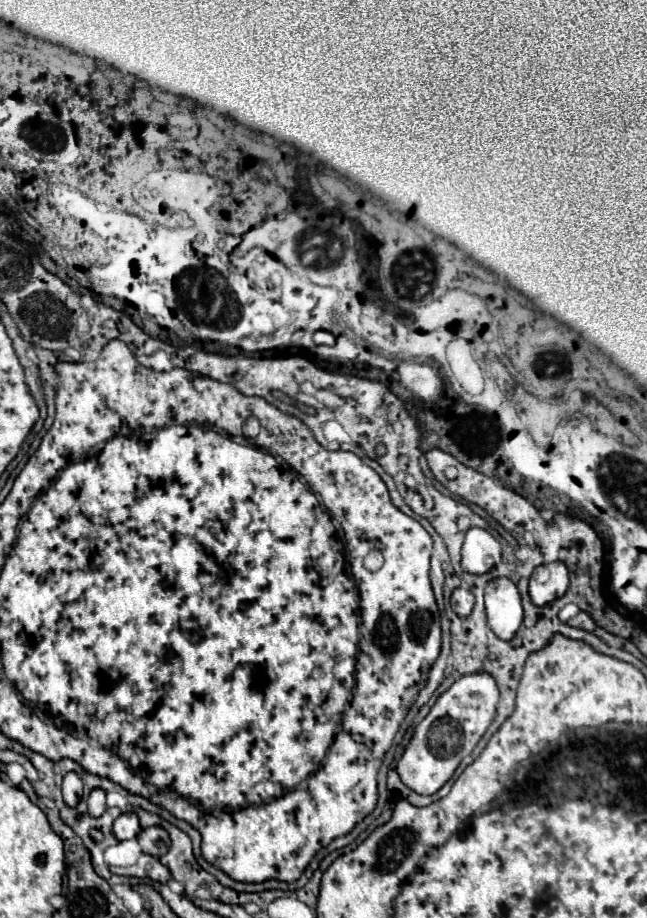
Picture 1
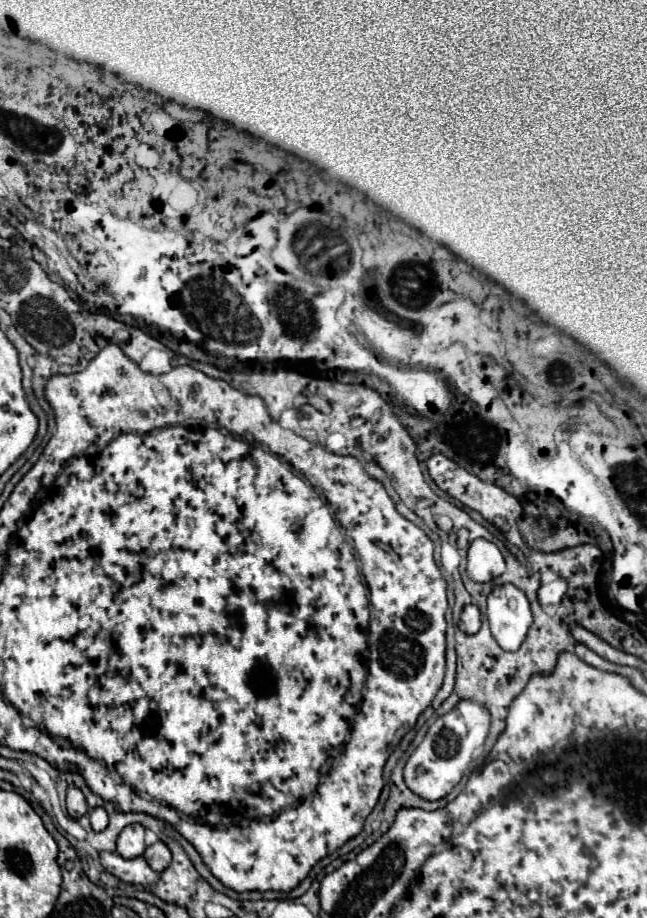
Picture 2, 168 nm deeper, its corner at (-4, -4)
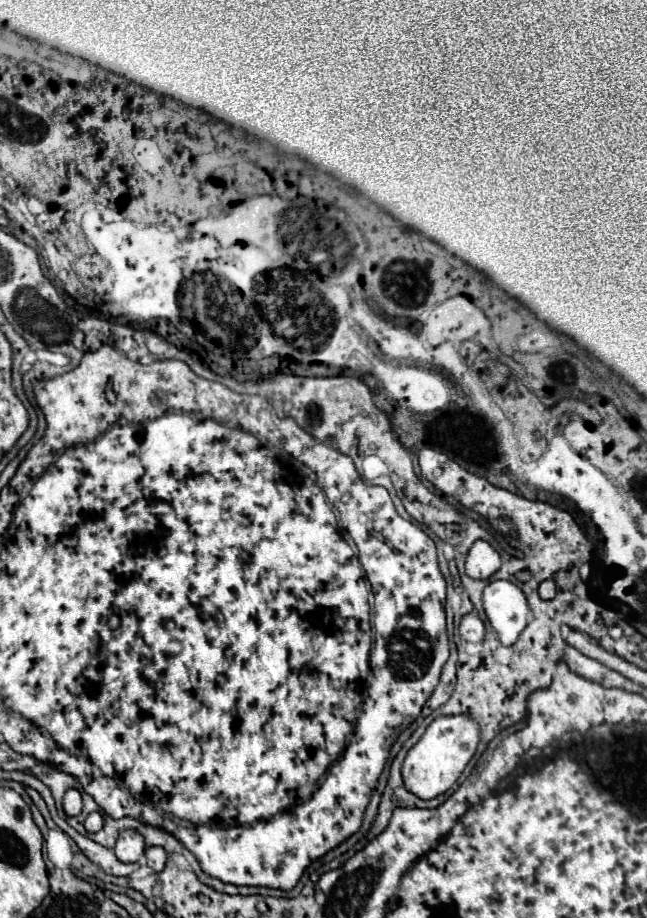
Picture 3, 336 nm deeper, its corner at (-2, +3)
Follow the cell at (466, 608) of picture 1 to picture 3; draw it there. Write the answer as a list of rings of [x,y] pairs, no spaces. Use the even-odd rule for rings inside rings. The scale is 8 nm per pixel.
[[[474,611],[462,617],[460,637],[462,637],[464,641],[470,641],[470,643],[480,643],[480,641],[484,641],[484,623],[480,621],[480,617],[478,617]]]

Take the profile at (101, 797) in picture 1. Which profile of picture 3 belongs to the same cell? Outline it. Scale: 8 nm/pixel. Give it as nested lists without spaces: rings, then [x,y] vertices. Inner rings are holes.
[[[90,813],[88,817],[86,817],[86,821],[84,821],[84,827],[86,827],[86,831],[88,833],[98,833],[100,829],[102,829],[102,815],[100,813]]]

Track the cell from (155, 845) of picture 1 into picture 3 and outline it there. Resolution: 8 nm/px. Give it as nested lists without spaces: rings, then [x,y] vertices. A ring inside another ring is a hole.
[[[148,847],[146,849],[146,859],[148,859],[148,867],[154,871],[154,873],[160,873],[166,865],[166,859],[168,859],[168,853],[162,849],[162,847]]]

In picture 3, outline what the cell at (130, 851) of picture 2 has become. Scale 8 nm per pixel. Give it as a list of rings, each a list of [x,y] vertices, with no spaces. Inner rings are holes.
[[[126,829],[126,831],[122,831],[120,837],[118,837],[116,847],[114,847],[114,853],[116,853],[116,857],[120,857],[120,861],[124,861],[124,863],[138,863],[140,857],[144,855],[144,849],[146,849],[144,837],[142,837],[138,831]]]

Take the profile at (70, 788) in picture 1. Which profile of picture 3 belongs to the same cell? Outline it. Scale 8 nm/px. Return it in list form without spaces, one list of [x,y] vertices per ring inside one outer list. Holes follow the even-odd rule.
[[[68,789],[62,803],[64,803],[64,813],[68,817],[80,815],[80,811],[82,811],[82,797],[80,797],[80,793],[76,789]]]

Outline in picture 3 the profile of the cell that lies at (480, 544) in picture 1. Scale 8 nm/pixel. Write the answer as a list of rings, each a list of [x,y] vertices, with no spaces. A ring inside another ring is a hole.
[[[476,541],[466,557],[466,573],[472,579],[488,579],[500,569],[500,555],[486,541]]]

